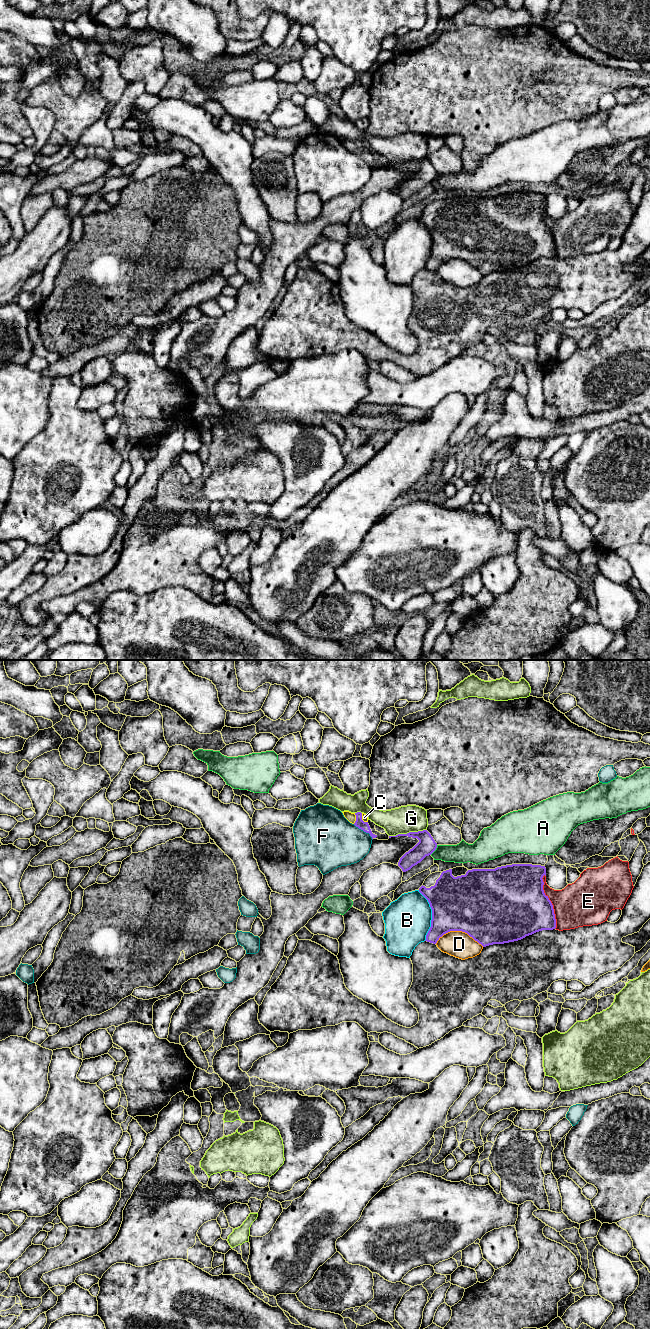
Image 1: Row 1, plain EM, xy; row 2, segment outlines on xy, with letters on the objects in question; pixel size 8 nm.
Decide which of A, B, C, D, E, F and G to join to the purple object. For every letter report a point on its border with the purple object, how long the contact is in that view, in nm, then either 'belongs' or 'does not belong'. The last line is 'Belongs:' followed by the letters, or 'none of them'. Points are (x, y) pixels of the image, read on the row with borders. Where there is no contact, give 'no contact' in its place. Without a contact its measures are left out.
A: meets purple in xy at (434, 850); contact 100 nm long; does not belong
B: meets purple in xy at (432, 915); contact 420 nm long; does not belong
C: meets purple in xy at (356, 818); contact 90 nm long; belongs
D: meets purple in xy at (459, 930); contact 400 nm long; does not belong
E: meets purple in xy at (550, 901); contact 440 nm long; does not belong
F: meets purple in xy at (364, 831); contact 200 nm long; does not belong
G: meets purple in xy at (407, 833); contact 300 nm long; does not belong
Belongs: C

